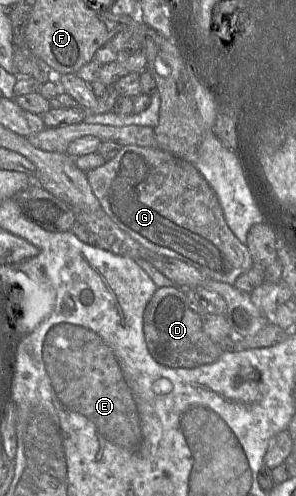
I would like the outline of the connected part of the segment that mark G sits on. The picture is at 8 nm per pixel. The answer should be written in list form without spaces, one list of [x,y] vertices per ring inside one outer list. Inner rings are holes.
[[[124,145],[123,148],[104,165],[94,168],[86,172],[87,180],[90,187],[98,199],[102,210],[131,238],[137,241],[146,249],[163,256],[179,259],[186,262],[192,267],[199,270],[207,278],[224,282],[227,284],[234,284],[235,280],[243,273],[248,271],[253,266],[253,260],[246,244],[240,242],[235,234],[229,229],[222,208],[216,197],[214,191],[206,182],[204,177],[195,168],[195,166],[171,153],[160,148],[148,148],[137,145]]]

